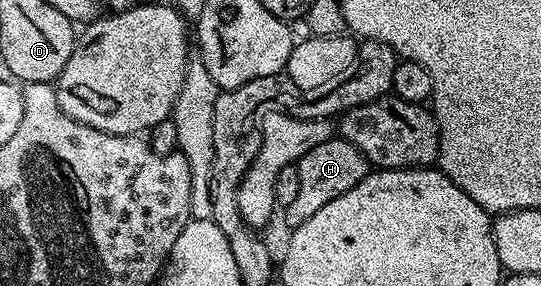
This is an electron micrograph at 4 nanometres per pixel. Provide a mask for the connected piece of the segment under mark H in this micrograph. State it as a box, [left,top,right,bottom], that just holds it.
[283,137,371,229]

